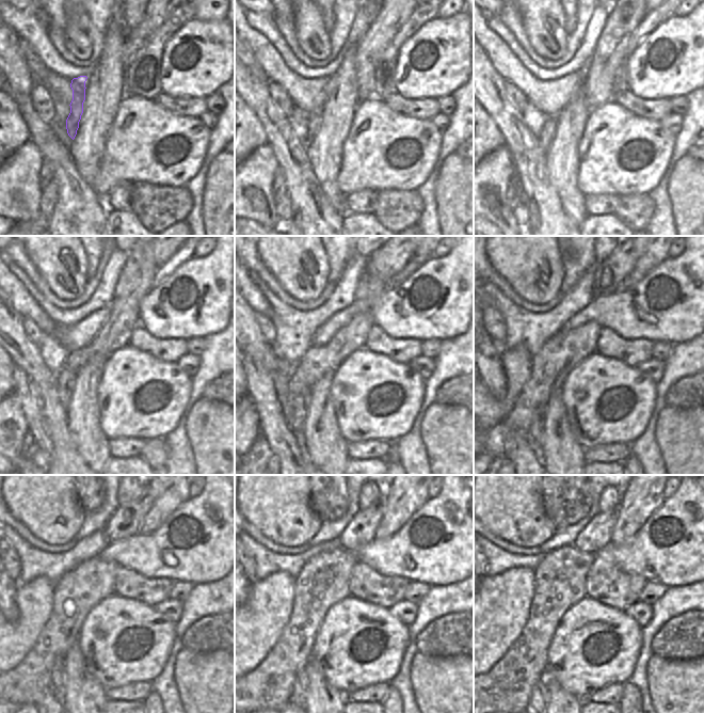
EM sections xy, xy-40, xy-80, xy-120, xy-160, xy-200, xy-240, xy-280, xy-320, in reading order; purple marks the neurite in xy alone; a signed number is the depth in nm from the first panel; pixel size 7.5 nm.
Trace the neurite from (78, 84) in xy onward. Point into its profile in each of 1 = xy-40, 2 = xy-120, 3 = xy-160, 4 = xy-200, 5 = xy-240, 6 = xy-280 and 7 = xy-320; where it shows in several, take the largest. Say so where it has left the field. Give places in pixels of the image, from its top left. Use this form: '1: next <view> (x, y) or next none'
1: next xy-40 (314, 119)
2: next xy-120 (65, 378)
3: next xy-160 (294, 407)
4: next xy-200 (537, 428)
5: next xy-240 (59, 671)
6: next xy-280 (300, 686)
7: next xy-320 (539, 692)

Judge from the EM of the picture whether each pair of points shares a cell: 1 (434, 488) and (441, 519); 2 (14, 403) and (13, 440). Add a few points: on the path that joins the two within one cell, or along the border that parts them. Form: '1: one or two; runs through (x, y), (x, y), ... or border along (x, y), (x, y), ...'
1: two; border along (442, 486), (441, 490), (433, 497), (429, 498)
2: one; runs through (13, 412), (13, 431)

